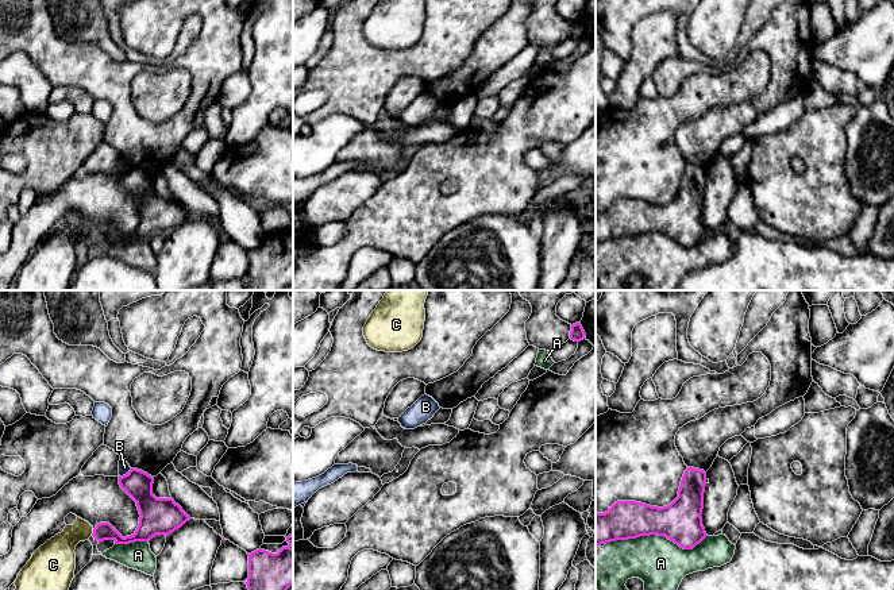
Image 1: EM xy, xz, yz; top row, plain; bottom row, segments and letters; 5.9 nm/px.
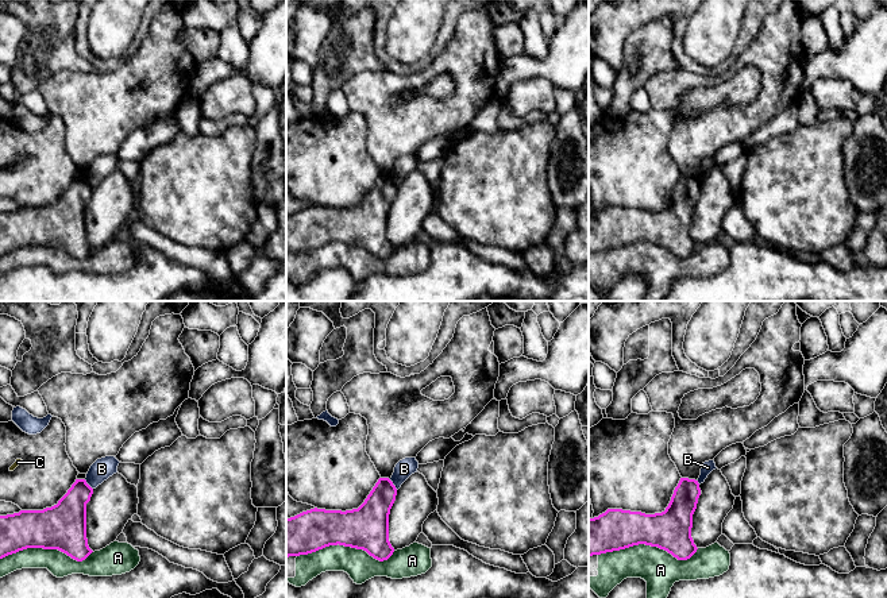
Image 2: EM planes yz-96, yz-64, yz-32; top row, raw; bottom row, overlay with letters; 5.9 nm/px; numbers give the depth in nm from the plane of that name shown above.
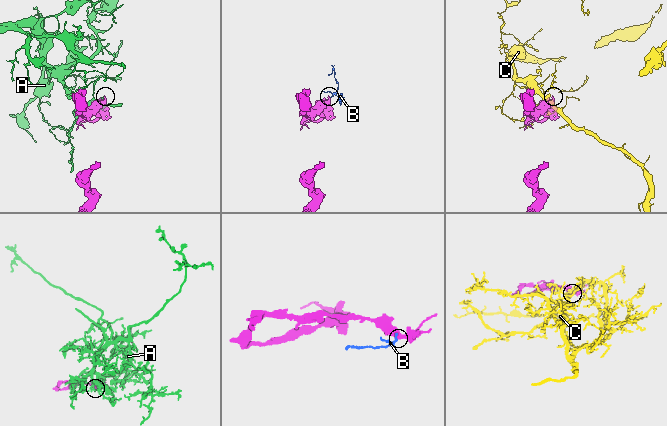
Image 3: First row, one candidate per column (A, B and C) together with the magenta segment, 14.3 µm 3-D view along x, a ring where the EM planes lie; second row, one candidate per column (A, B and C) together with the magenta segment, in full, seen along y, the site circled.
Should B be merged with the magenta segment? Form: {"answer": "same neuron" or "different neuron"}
{"answer": "different neuron"}

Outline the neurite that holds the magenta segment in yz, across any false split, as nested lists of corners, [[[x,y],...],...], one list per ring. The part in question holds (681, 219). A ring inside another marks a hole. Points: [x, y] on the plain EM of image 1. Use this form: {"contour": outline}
{"contour": [[[687,165],[681,178],[678,194],[667,204],[658,205],[636,198],[617,198],[608,209],[596,209],[596,244],[616,238],[658,232],[667,235],[683,247],[693,247],[708,234],[701,215],[705,184],[706,170]]]}

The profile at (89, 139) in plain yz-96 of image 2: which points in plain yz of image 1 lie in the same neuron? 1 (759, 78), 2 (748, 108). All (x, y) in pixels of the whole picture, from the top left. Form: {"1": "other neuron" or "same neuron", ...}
{"1": "other neuron", "2": "same neuron"}

